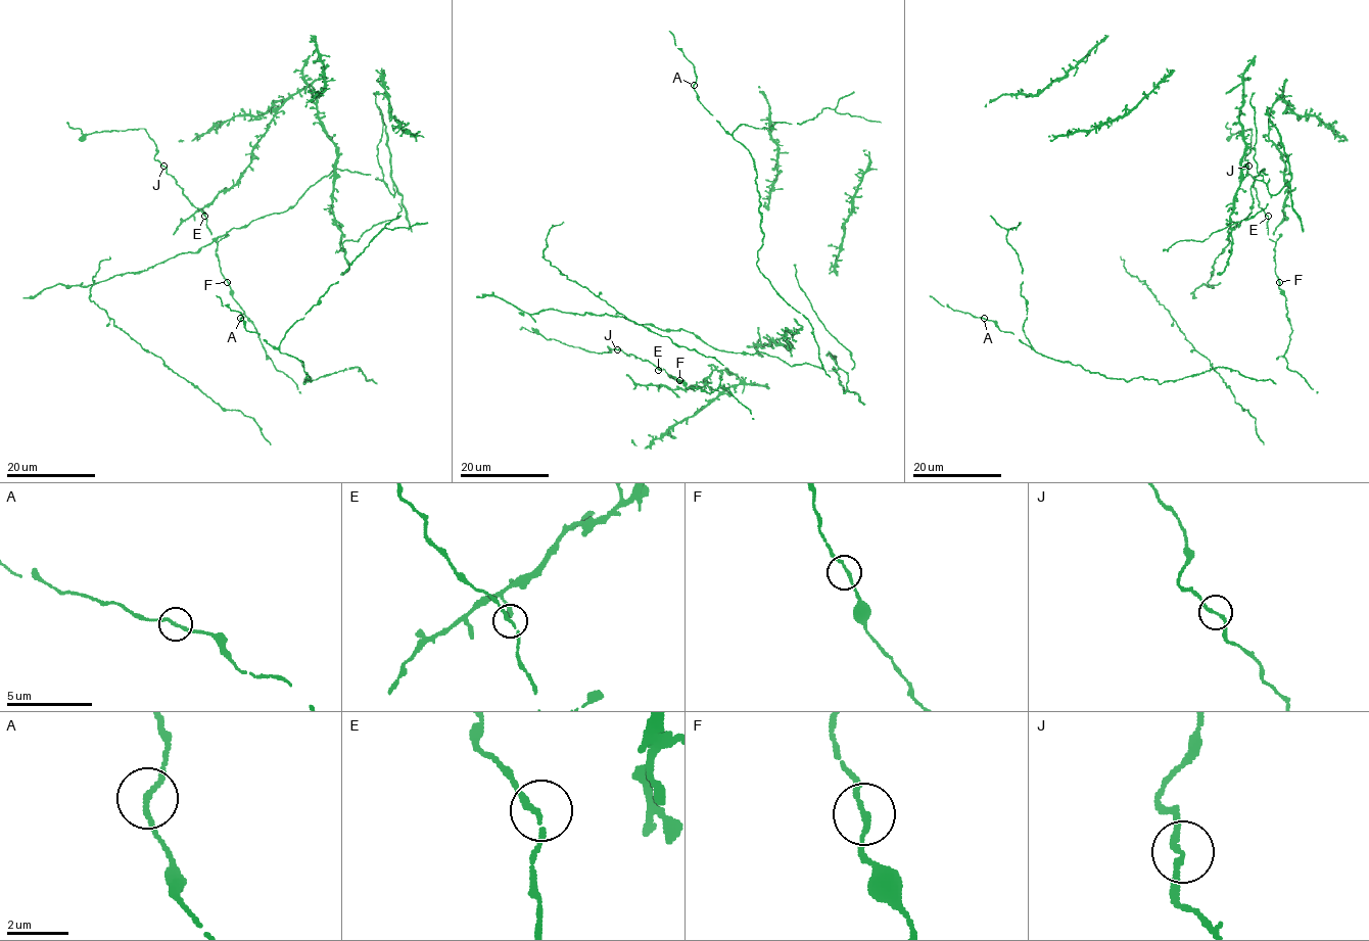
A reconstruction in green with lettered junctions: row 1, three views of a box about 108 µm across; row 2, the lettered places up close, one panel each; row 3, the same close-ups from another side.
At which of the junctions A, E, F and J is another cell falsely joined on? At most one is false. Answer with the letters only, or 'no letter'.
no letter

